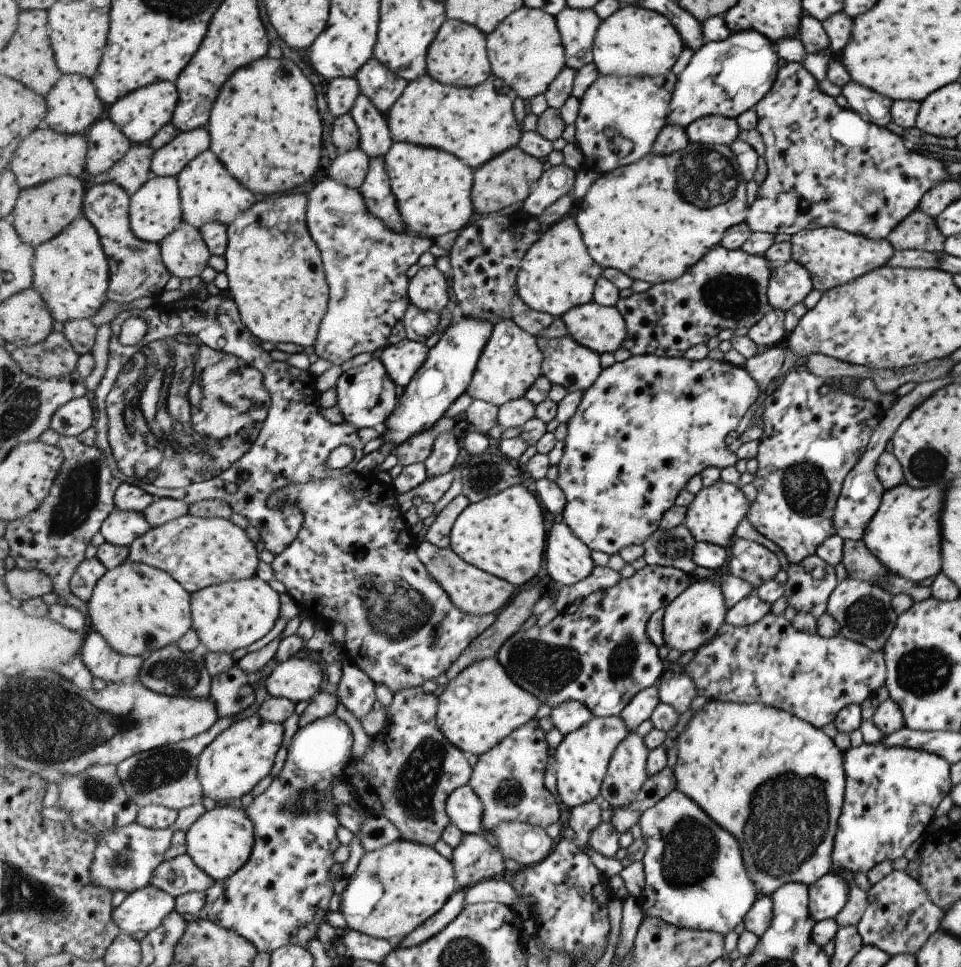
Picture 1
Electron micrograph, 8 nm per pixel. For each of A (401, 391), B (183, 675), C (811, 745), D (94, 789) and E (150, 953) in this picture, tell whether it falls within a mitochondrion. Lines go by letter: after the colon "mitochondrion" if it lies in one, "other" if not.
A: other
B: mitochondrion
C: other
D: mitochondrion
E: other

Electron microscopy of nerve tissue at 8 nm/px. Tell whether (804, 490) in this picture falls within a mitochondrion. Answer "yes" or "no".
yes

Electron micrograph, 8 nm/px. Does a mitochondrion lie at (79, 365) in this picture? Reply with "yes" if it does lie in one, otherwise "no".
no

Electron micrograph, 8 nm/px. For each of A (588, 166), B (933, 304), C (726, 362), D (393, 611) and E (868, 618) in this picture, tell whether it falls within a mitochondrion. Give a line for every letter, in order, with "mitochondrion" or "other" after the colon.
A: other
B: other
C: other
D: mitochondrion
E: mitochondrion

